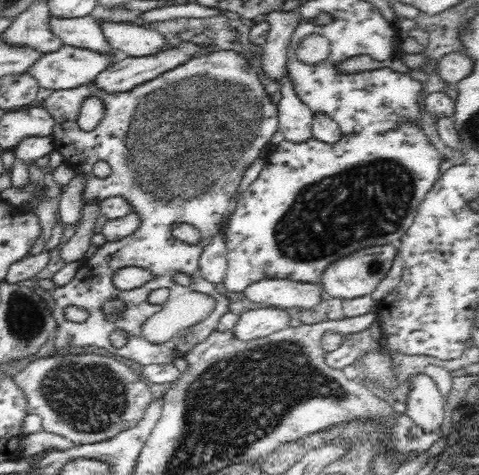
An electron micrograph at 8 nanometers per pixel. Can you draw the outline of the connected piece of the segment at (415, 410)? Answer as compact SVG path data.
M424 371L410 373L404 380L408 385L404 416L426 430L440 428L446 414L446 398L438 382Z

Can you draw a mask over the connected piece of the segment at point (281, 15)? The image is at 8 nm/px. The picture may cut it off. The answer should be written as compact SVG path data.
M290 8L270 11L265 21L270 24L270 29L264 44L262 68L266 75L276 80L284 74L294 32L304 22L304 17L298 8Z

